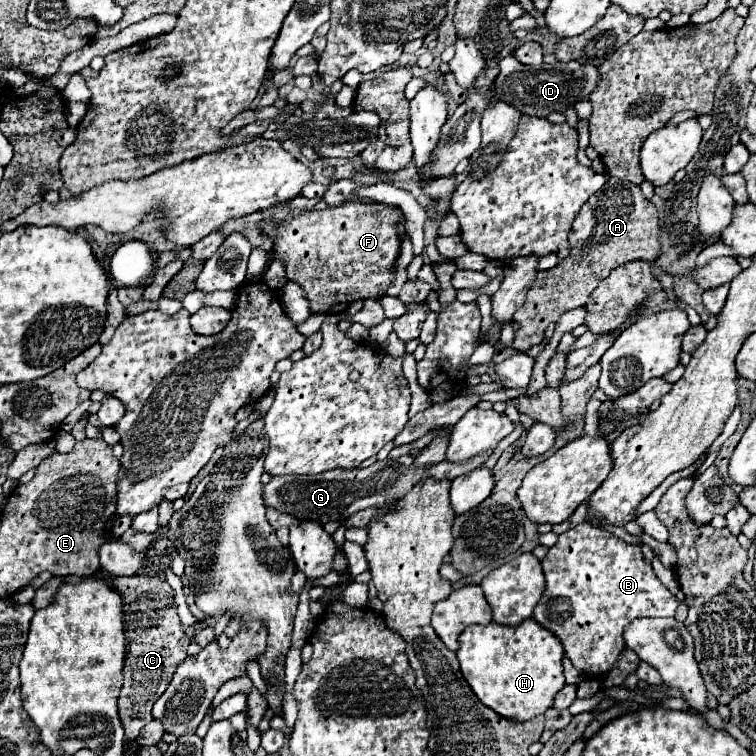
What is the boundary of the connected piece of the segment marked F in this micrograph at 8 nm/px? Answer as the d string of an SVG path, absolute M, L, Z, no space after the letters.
M348 202L336 208L326 208L320 212L304 212L292 220L260 222L260 230L272 238L274 242L274 258L284 264L286 278L298 286L302 286L306 300L310 302L310 312L318 314L340 314L356 300L366 298L382 298L388 290L388 282L392 282L392 260L396 260L396 252L400 246L398 218L402 216L400 208L388 204L362 204Z

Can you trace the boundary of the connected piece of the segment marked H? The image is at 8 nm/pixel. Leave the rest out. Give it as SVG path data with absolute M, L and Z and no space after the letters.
M534 618L520 626L502 626L490 622L486 626L468 626L460 638L458 660L462 674L478 700L508 720L526 722L544 714L554 704L554 696L566 686L564 682L564 646L560 638L544 630Z

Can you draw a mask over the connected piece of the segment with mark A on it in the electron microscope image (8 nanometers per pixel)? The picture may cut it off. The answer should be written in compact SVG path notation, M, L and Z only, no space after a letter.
M608 178L606 184L580 208L572 224L570 256L552 270L536 274L524 306L514 314L514 322L520 328L516 330L516 340L510 346L518 352L526 352L528 348L540 344L546 326L558 322L566 310L584 306L598 282L616 266L630 260L654 262L660 252L658 230L658 210L644 198L640 186Z

